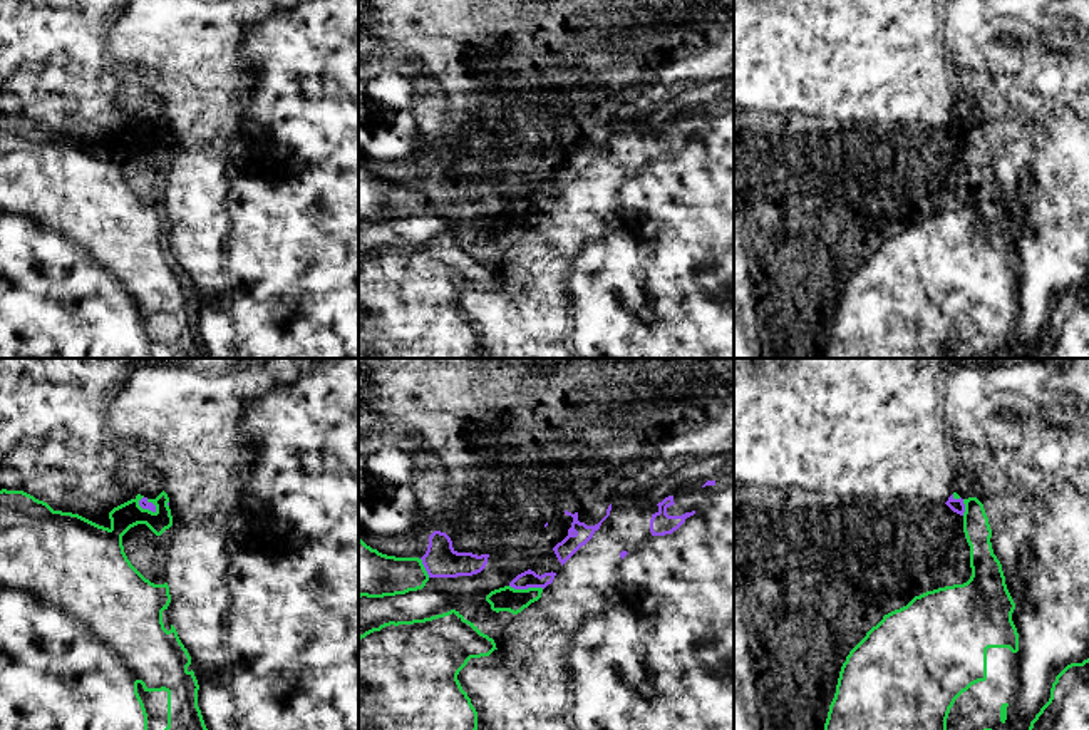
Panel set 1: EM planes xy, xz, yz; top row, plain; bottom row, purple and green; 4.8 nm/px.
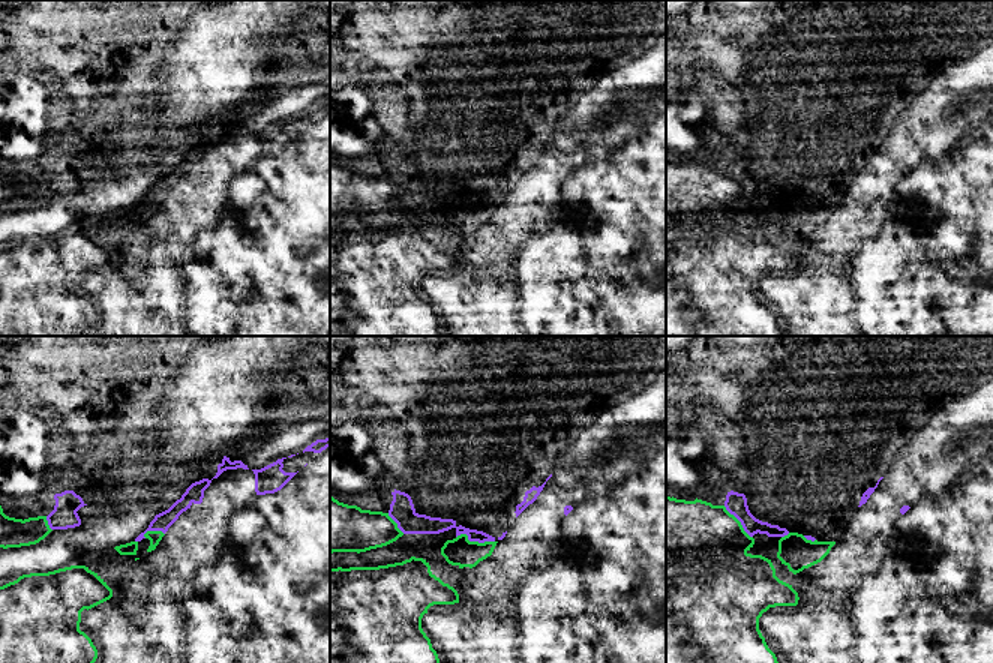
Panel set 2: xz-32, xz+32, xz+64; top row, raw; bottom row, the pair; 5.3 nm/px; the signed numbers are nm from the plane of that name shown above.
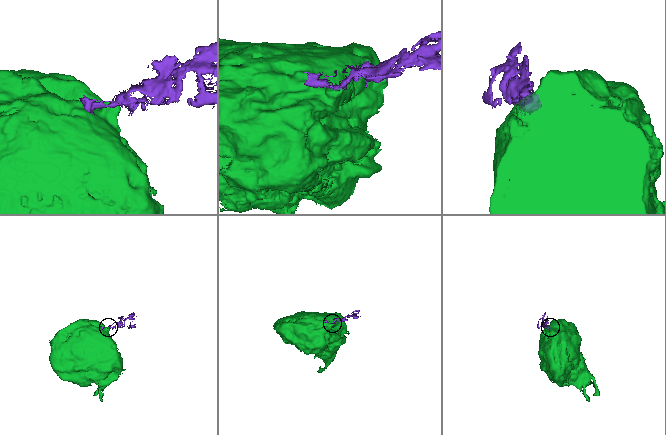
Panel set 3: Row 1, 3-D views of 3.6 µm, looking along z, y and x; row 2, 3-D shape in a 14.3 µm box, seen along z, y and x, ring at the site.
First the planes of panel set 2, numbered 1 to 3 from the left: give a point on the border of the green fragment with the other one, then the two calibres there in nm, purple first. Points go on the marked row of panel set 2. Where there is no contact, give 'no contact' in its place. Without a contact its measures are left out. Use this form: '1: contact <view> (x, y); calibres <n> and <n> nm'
1: contact xz-32 (153, 530); calibres 90 and 70 nm
2: contact xz+32 (474, 540); calibres 100 and 150 nm
3: contact xz+64 (740, 521); calibres 120 and 480 nm

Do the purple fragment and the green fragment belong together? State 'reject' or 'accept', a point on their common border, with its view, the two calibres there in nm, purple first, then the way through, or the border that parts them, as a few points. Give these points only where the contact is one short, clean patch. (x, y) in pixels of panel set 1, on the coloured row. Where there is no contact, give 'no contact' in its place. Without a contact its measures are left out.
reject; contact xz (526, 588); calibres 80 and 120 nm

